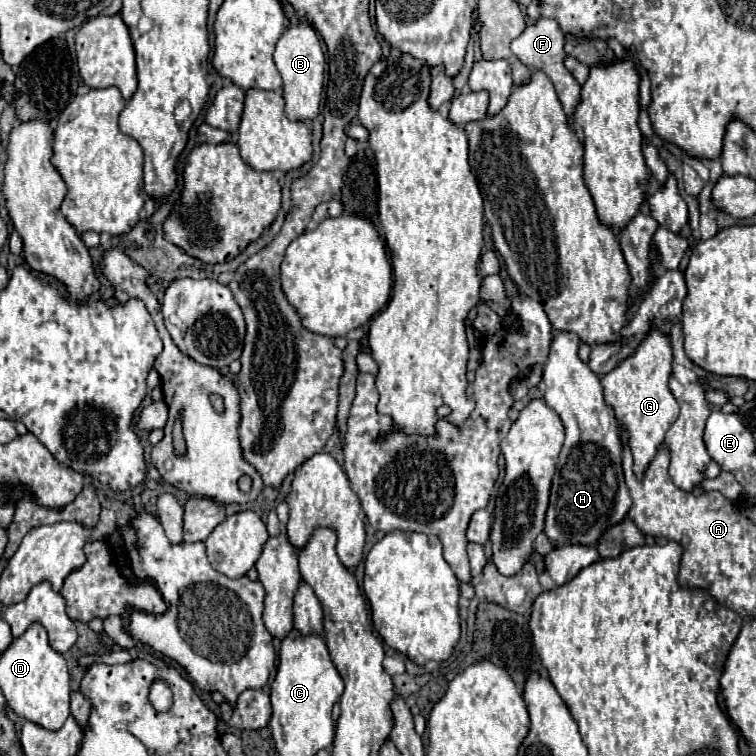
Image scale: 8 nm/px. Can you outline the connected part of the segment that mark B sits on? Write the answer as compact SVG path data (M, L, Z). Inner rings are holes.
M298 22L288 26L284 34L278 38L274 50L276 68L284 80L284 100L286 100L286 114L290 120L312 120L320 112L320 98L324 86L324 66L326 58L314 28L306 22Z

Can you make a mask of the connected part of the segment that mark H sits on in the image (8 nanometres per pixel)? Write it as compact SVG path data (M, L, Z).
M558 332L550 342L550 356L544 366L546 404L562 418L566 440L552 480L550 506L546 512L546 536L554 546L574 542L594 546L606 526L626 518L630 508L628 488L622 474L618 420L604 402L600 378L578 356L580 338L574 332Z

